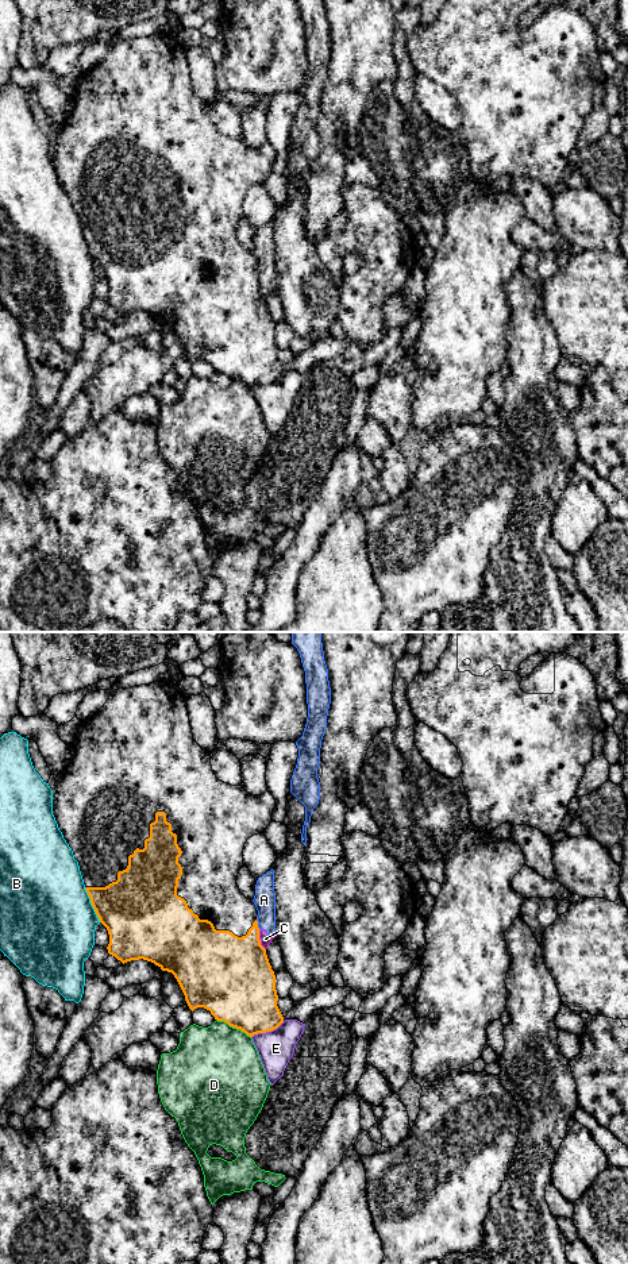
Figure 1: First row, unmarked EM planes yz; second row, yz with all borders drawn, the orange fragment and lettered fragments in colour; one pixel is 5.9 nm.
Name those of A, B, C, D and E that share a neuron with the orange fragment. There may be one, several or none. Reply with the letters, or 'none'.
none

